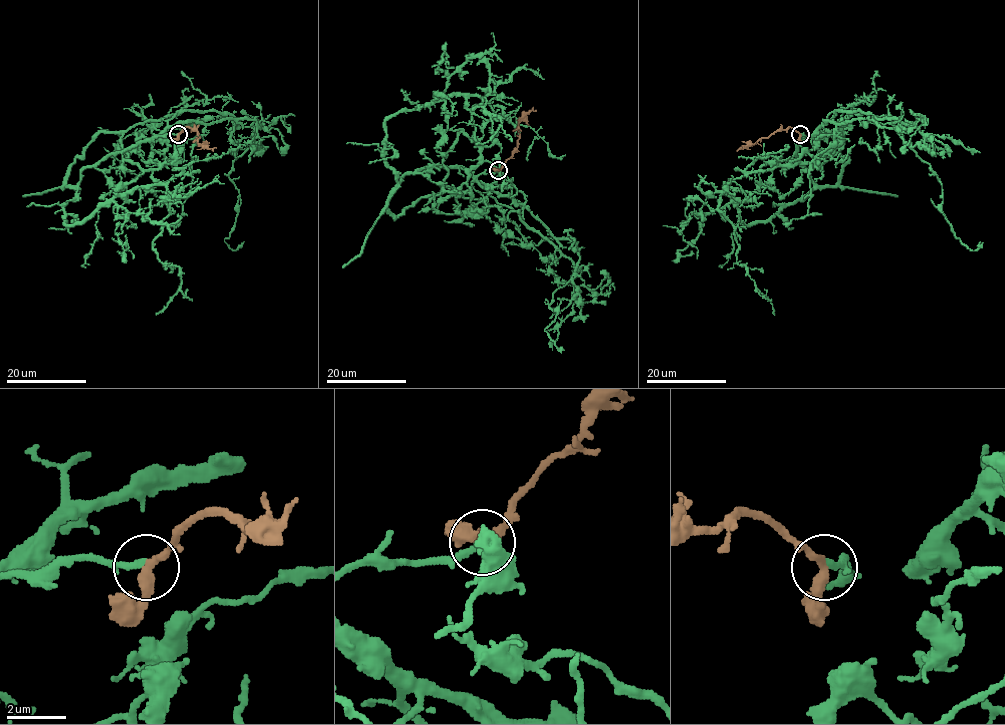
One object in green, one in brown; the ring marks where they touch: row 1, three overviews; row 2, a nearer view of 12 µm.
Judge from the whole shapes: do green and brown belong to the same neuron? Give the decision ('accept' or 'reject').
accept

